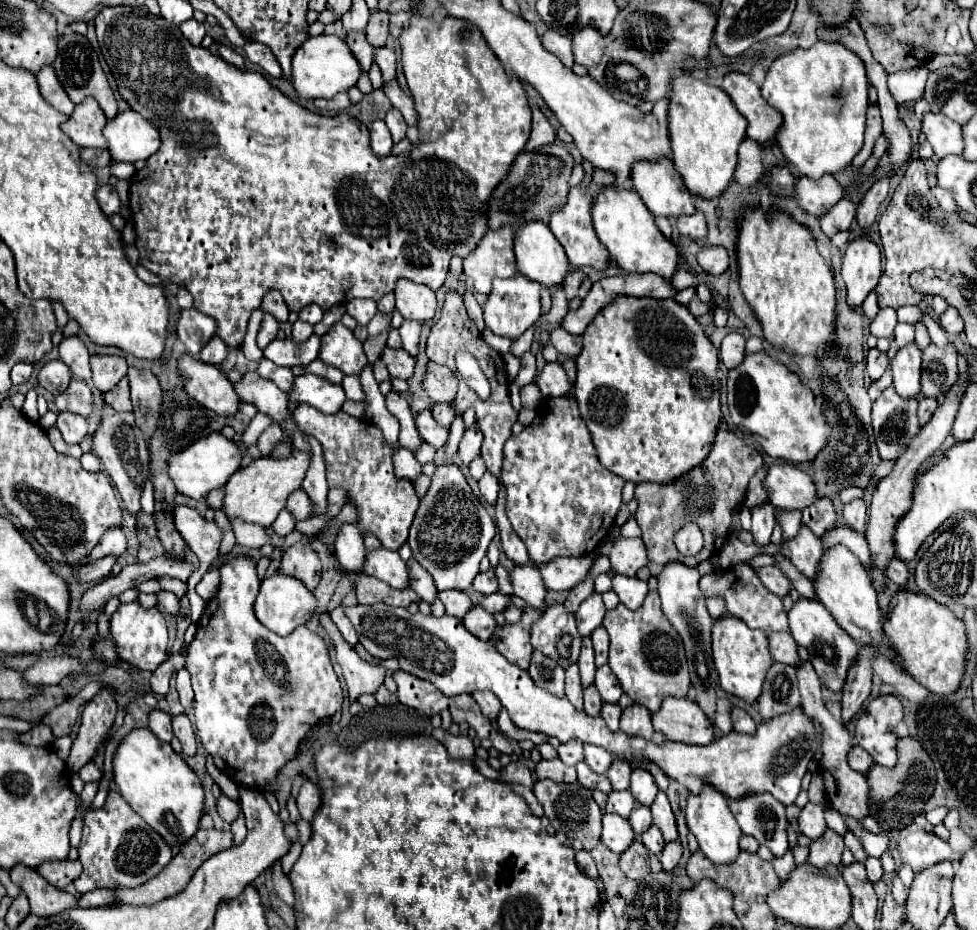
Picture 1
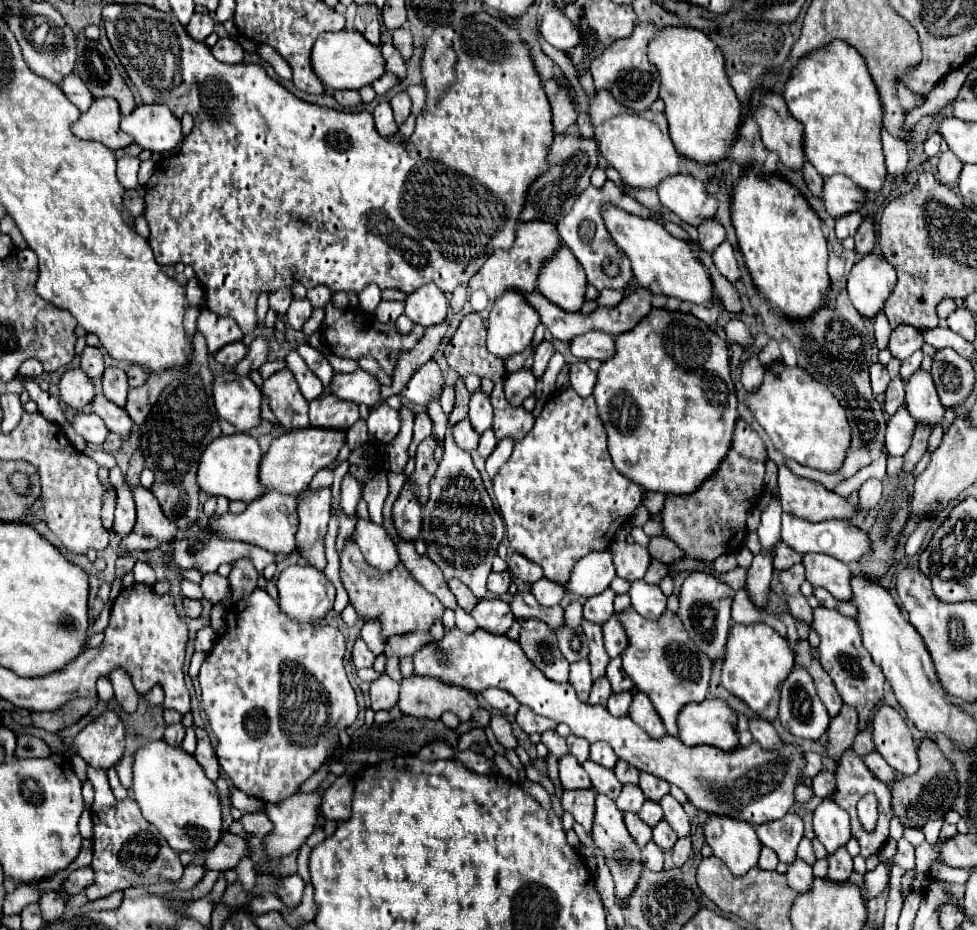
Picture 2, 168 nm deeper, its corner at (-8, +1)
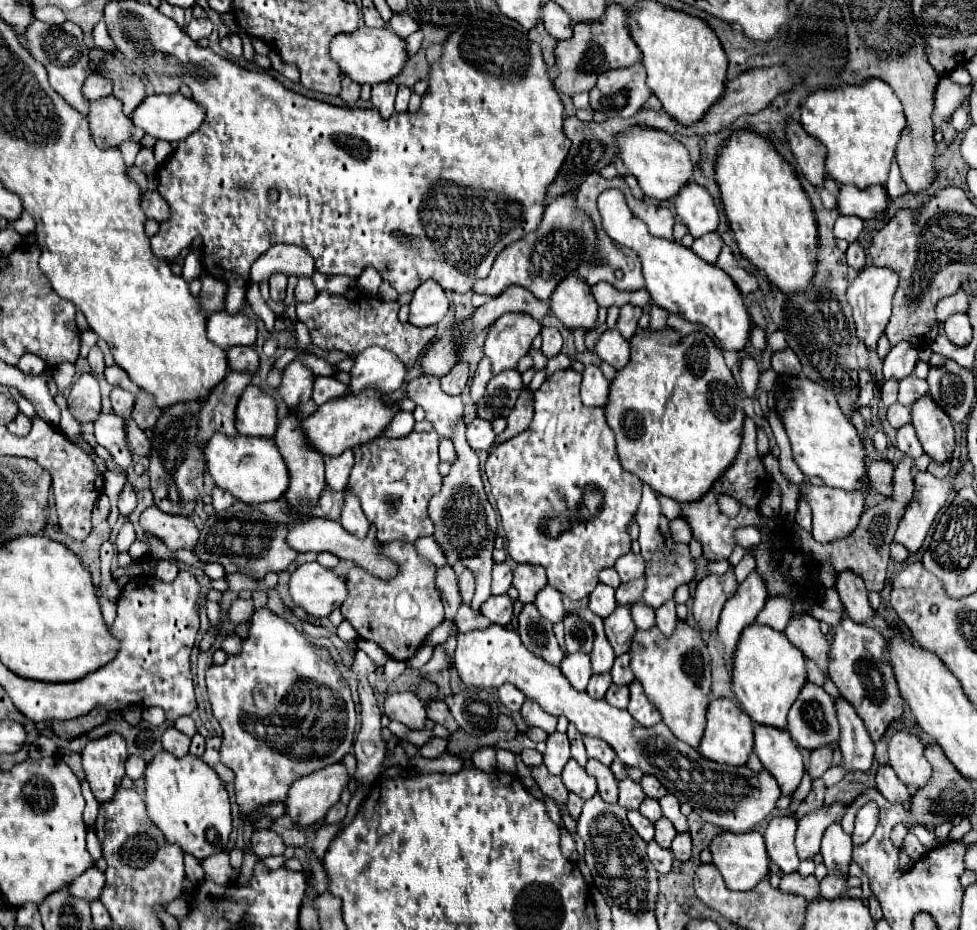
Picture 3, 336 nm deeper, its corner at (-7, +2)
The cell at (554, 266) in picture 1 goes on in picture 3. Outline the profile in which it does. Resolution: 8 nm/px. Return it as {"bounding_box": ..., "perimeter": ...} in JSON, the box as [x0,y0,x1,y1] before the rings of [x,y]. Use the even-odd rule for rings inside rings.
{"bounding_box":[550,274,598,330],"perimeter":[[[576,274],[568,276],[558,284],[554,296],[550,298],[550,310],[552,314],[570,330],[586,328],[594,330],[598,320],[598,304],[590,292],[590,286],[586,286],[584,280],[580,280]]]}

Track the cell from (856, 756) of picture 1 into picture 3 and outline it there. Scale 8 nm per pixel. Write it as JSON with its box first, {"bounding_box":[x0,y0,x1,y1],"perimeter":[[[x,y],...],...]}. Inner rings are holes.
{"bounding_box":[876,766,912,804],"perimeter":[[[880,766],[876,774],[876,788],[890,804],[908,804],[912,792],[898,780],[896,772],[890,766]]]}

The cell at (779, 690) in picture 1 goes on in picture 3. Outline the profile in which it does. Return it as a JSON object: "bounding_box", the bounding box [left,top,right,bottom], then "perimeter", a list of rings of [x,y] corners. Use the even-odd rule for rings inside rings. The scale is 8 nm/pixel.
{"bounding_box":[788,682,840,750],"perimeter":[[[810,682],[802,688],[798,700],[792,704],[792,708],[788,712],[788,732],[800,748],[808,748],[808,750],[814,750],[820,746],[830,746],[834,750],[838,748],[840,724],[836,718],[836,706],[834,706],[834,700],[830,698],[830,694],[824,692],[824,688],[810,684]]]}

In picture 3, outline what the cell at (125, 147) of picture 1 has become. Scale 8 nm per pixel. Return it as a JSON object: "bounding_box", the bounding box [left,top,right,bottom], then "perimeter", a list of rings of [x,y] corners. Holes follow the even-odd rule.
{"bounding_box":[132,94,204,142],"perimeter":[[[154,94],[146,96],[136,108],[132,122],[146,134],[158,140],[178,142],[190,136],[204,122],[204,106],[184,94]]]}

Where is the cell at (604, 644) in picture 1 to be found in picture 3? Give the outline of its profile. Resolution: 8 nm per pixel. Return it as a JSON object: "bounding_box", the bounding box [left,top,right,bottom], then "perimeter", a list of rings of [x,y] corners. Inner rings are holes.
{"bounding_box":[604,604,636,656],"perimeter":[[[630,604],[616,606],[616,610],[608,618],[604,618],[604,630],[616,656],[628,652],[632,644],[632,636],[636,632],[636,624],[630,616]]]}

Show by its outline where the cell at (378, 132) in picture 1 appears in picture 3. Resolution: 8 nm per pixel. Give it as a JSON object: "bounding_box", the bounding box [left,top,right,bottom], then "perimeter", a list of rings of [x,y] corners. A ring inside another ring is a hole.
{"bounding_box":[372,82,398,118],"perimeter":[[[382,82],[382,84],[372,86],[372,104],[384,118],[388,118],[394,112],[396,88],[398,86],[394,82]]]}

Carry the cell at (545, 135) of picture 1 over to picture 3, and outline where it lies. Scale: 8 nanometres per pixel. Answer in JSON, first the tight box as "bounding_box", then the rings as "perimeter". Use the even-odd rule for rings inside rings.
{"bounding_box":[554,4,642,96],"perimeter":[[[612,4],[612,6],[608,6],[602,22],[574,24],[572,38],[558,42],[556,66],[560,72],[554,78],[554,86],[560,94],[574,96],[578,92],[594,88],[600,72],[612,70],[612,68],[628,68],[640,60],[642,60],[642,54],[638,52],[638,46],[634,44],[628,28],[626,28],[626,10],[618,4]]]}

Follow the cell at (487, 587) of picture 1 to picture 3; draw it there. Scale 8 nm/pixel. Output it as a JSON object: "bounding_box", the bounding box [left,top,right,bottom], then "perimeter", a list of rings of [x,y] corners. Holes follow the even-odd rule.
{"bounding_box":[492,562,512,594],"perimeter":[[[508,562],[494,564],[492,594],[506,594],[510,586],[512,586],[512,566]]]}

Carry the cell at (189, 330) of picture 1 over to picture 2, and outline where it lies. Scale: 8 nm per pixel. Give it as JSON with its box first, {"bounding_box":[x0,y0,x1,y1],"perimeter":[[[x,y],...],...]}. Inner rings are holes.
{"bounding_box":[197,307,243,353],"perimeter":[[[205,307],[197,317],[197,331],[205,337],[209,353],[215,353],[219,347],[231,341],[241,341],[243,337],[239,325],[231,317],[221,317]]]}

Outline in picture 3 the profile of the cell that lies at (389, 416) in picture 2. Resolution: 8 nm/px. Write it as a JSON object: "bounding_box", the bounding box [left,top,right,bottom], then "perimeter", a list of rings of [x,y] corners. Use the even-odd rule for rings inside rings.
{"bounding_box":[382,412,414,438],"perimeter":[[[398,412],[390,424],[390,428],[382,434],[382,436],[388,436],[388,438],[402,438],[402,436],[408,436],[414,428],[414,416],[410,412]]]}

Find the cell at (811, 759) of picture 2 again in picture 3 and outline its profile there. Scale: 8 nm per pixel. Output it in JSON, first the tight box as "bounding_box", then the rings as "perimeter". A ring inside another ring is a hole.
{"bounding_box":[754,724,804,796],"perimeter":[[[754,724],[754,742],[754,752],[762,766],[776,778],[782,796],[790,796],[804,776],[802,754],[790,734],[786,730]]]}

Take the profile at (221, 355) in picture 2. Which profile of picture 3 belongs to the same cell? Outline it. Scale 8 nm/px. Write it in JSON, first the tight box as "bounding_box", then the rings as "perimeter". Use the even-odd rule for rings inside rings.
{"bounding_box":[228,346,260,374],"perimeter":[[[234,346],[228,350],[230,370],[234,372],[250,372],[256,374],[260,366],[260,356],[252,346]]]}

